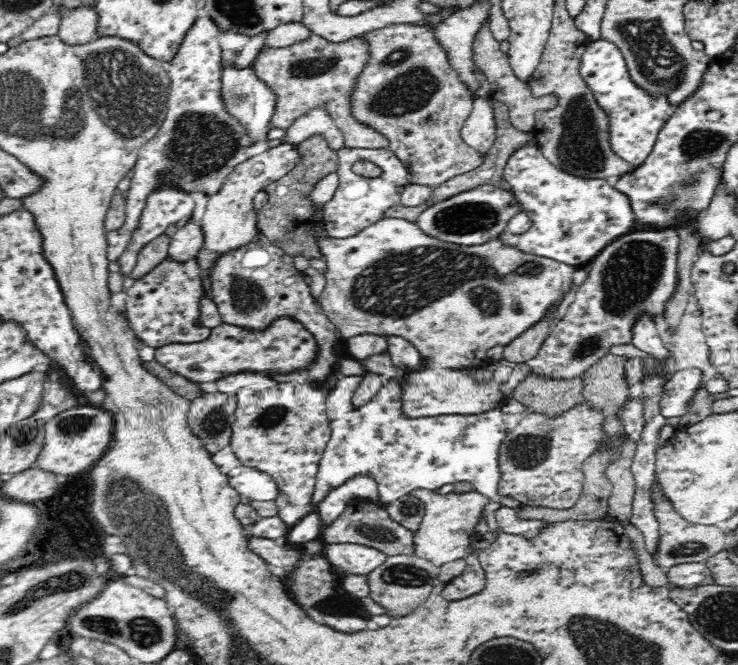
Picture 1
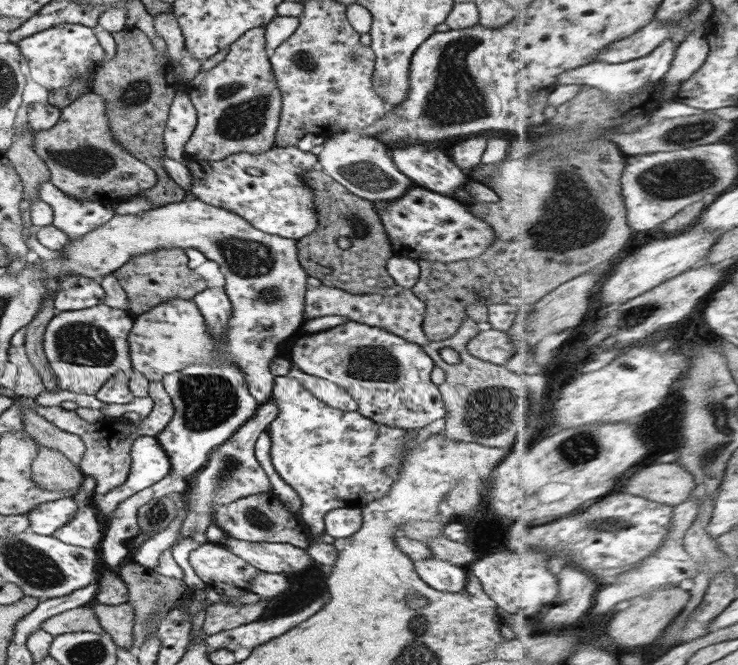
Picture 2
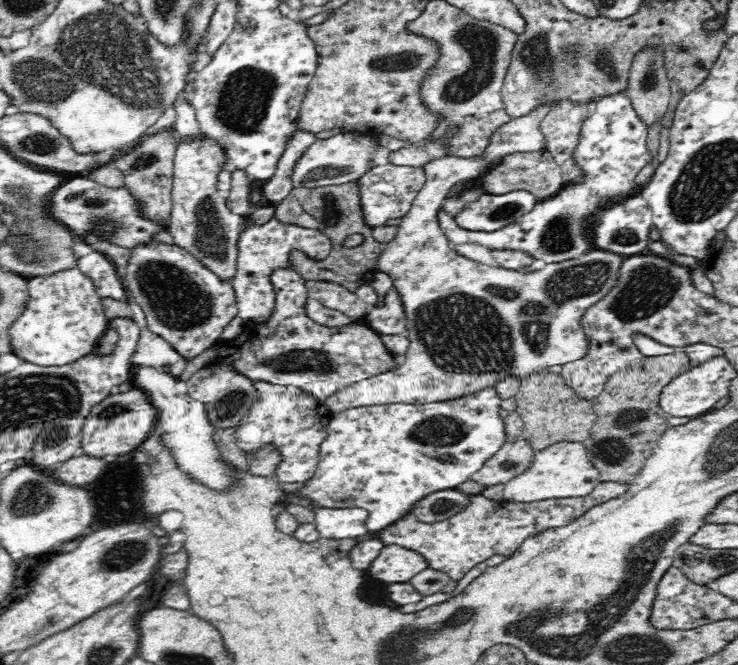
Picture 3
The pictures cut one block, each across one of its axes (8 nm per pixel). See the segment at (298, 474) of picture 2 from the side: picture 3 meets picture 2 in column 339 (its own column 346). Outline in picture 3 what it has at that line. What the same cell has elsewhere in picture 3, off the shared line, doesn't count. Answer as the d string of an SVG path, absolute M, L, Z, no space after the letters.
M486 388L468 396L431 402L424 405L394 403L382 406L358 406L330 419L327 438L322 442L316 472L298 493L310 497L316 505L328 508L364 508L369 512L366 522L369 536L350 550L350 559L358 570L368 571L378 558L384 542L372 535L410 513L415 504L439 490L456 489L471 474L498 452L506 442L505 422L500 416L501 398L494 388Z

